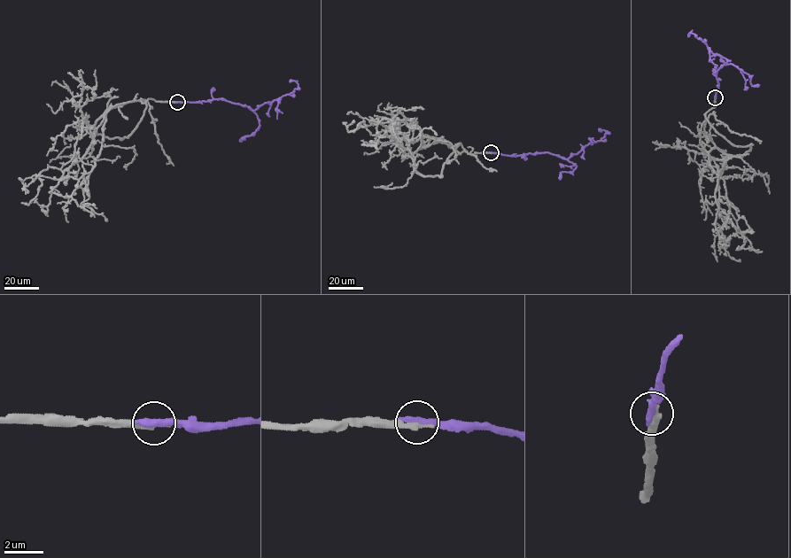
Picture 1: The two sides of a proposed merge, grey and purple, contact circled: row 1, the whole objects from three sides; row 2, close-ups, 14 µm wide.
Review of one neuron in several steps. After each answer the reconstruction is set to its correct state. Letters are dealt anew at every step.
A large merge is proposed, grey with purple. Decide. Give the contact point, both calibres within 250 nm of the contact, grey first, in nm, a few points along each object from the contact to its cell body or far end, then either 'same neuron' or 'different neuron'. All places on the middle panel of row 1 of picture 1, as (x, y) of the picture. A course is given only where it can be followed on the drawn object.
(491, 152) | 300/460 nm | grey via (491, 152), (468, 153), (460, 143), (438, 142), (418, 149), (420, 128), (401, 112), (377, 122), (352, 111) | purple via (491, 152), (515, 156), (546, 152), (568, 158), (585, 145), (599, 141), (607, 133), (599, 128) | different neuron

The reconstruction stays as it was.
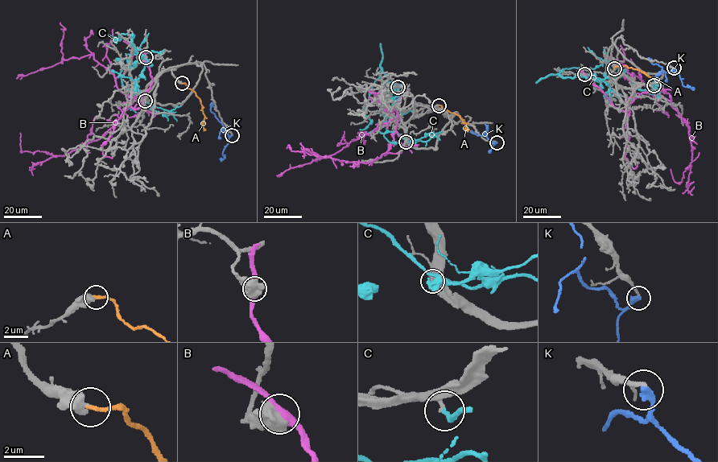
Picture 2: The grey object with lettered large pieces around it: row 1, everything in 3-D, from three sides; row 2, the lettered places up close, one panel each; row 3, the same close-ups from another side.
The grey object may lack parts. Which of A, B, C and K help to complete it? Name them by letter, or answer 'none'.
A

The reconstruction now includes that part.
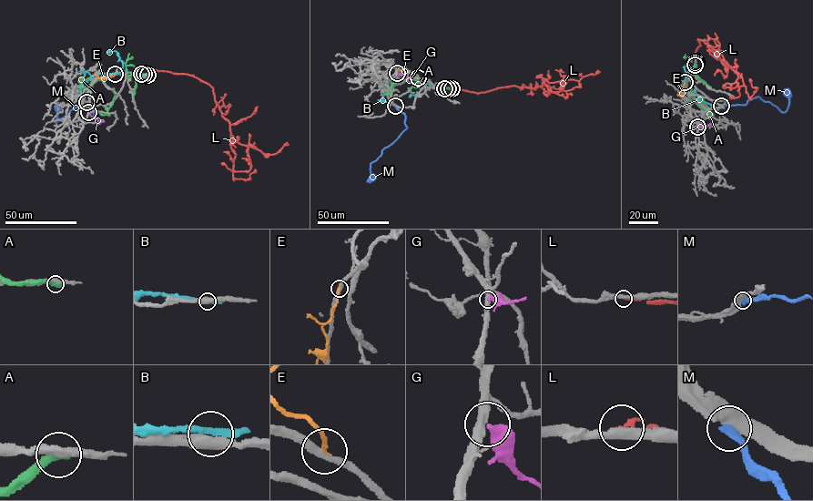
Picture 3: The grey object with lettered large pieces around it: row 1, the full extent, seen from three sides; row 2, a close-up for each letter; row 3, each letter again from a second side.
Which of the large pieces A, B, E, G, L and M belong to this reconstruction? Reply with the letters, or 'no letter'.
M

